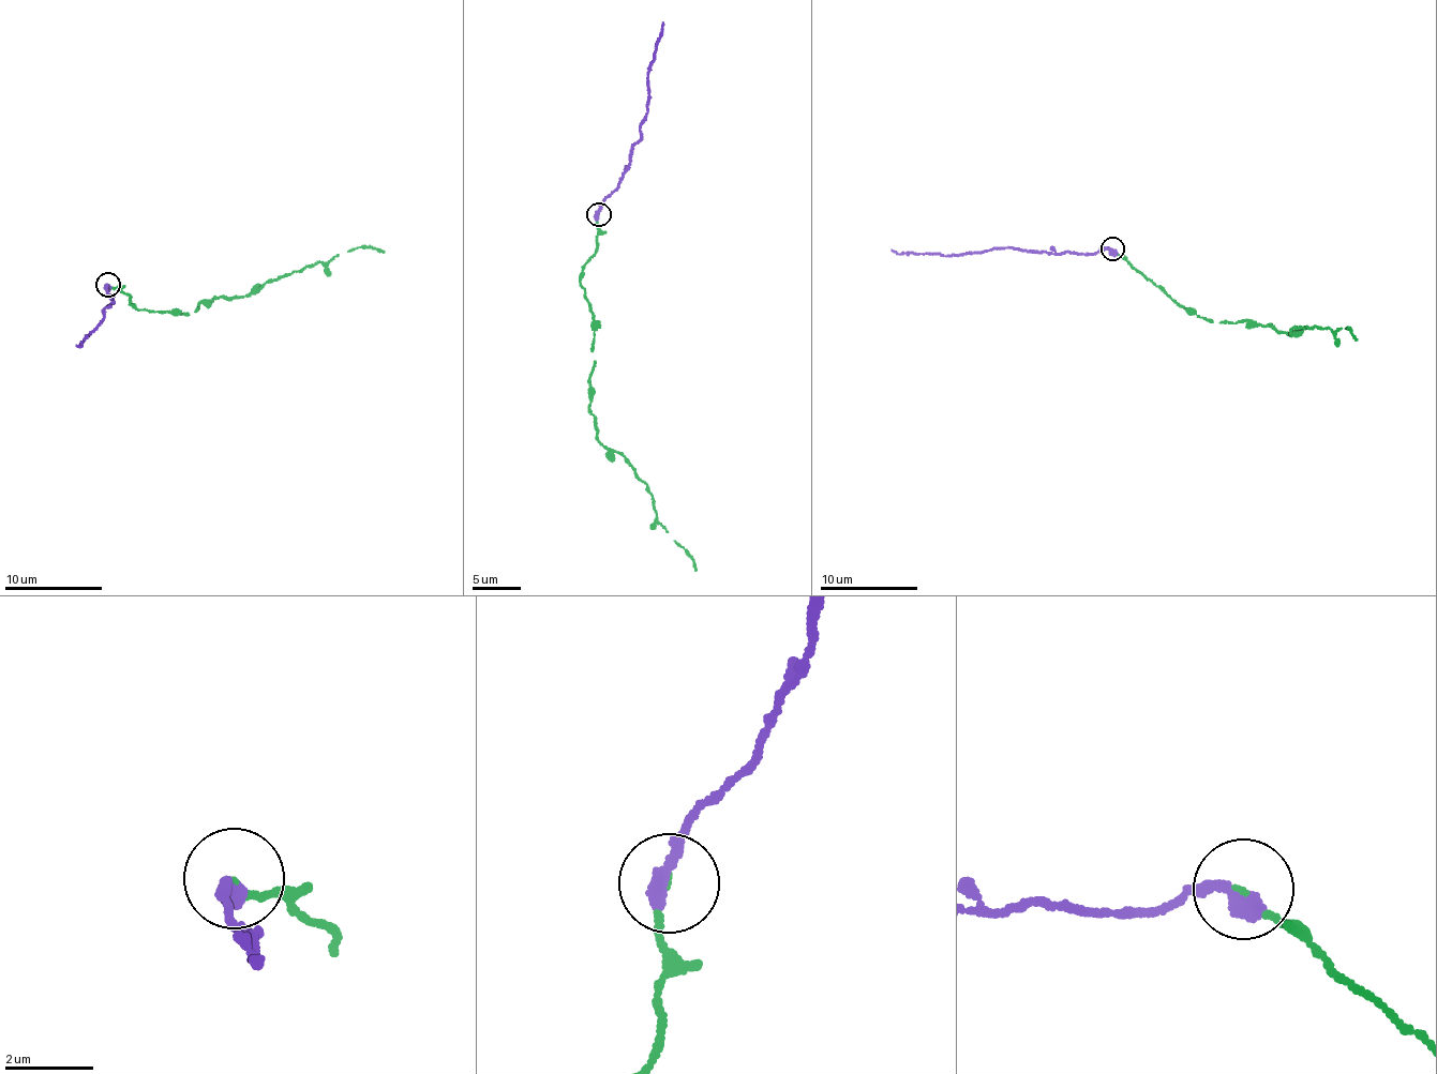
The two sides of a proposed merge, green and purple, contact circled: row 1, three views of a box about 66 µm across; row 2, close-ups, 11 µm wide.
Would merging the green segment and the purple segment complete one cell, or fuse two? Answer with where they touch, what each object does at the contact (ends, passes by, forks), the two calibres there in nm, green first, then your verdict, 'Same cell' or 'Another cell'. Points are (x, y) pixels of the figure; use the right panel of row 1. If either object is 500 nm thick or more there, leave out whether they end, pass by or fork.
Place: (1112, 248). At the ring green ends. At the ring purple ends. Thickness 90 nm (green) against 440 nm. Another cell

